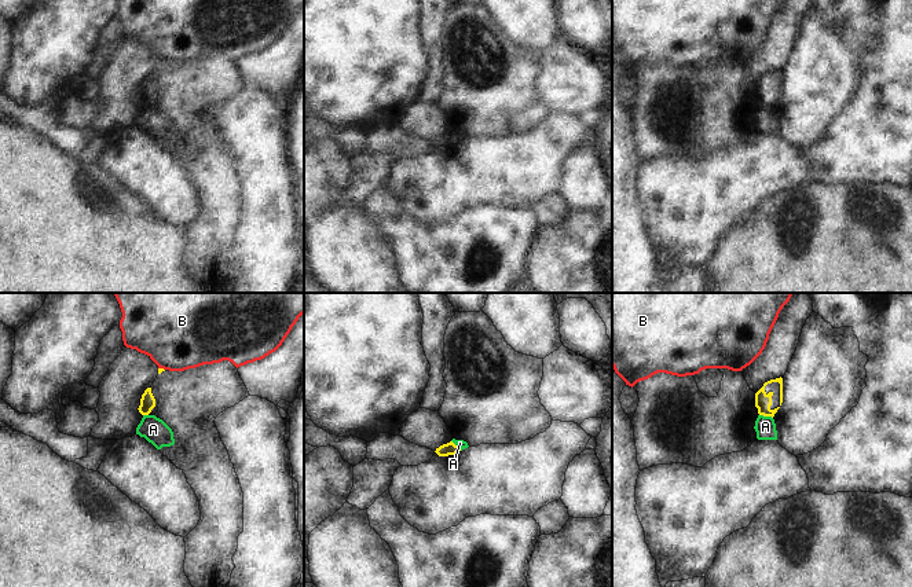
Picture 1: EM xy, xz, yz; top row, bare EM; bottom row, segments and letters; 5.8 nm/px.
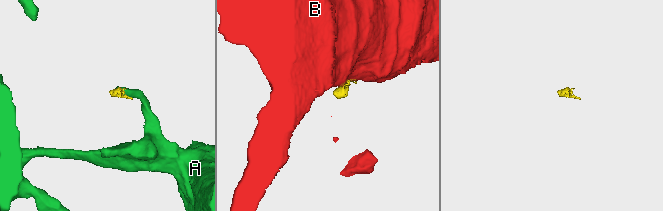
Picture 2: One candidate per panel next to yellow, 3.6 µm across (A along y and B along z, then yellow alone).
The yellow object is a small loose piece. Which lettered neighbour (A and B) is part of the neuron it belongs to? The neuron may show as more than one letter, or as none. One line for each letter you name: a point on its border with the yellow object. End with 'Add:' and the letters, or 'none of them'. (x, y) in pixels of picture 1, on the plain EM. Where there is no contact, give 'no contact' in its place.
Add: none of them

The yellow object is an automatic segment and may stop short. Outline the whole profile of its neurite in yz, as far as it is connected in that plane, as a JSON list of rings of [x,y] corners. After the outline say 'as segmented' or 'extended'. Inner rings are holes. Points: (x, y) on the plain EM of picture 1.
[[[783,70],[770,71],[755,85],[755,99],[763,109],[774,109],[783,95]]] | extended

